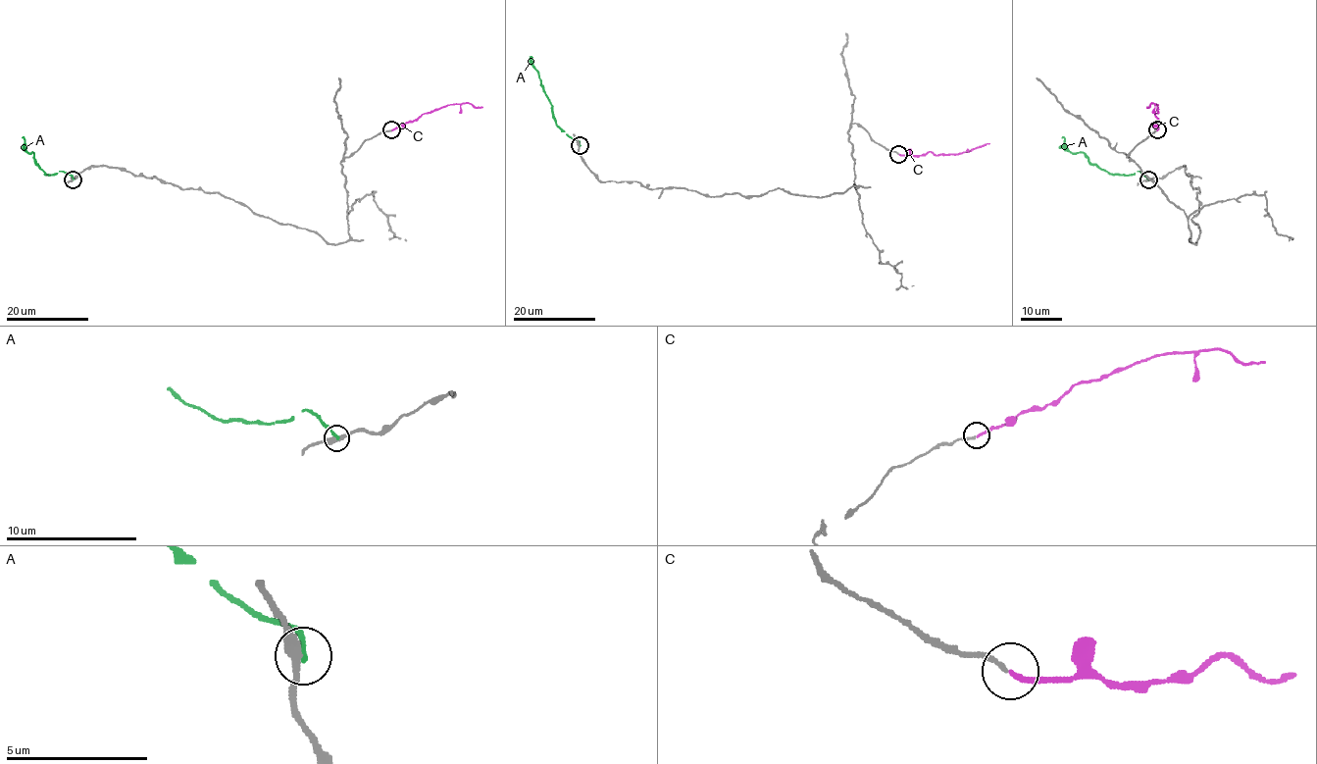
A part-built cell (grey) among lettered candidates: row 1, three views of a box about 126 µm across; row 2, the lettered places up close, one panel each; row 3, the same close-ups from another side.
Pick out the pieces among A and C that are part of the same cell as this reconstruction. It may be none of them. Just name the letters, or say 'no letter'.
C

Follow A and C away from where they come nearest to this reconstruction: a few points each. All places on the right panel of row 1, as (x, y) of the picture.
A: (1148, 179), (1137, 171), (1128, 175), (1109, 174), (1093, 165), (1082, 152), (1072, 153), (1064, 138), (1061, 138)
C: (1156, 129), (1158, 121), (1154, 114), (1158, 112), (1157, 106), (1151, 103), (1146, 107)

